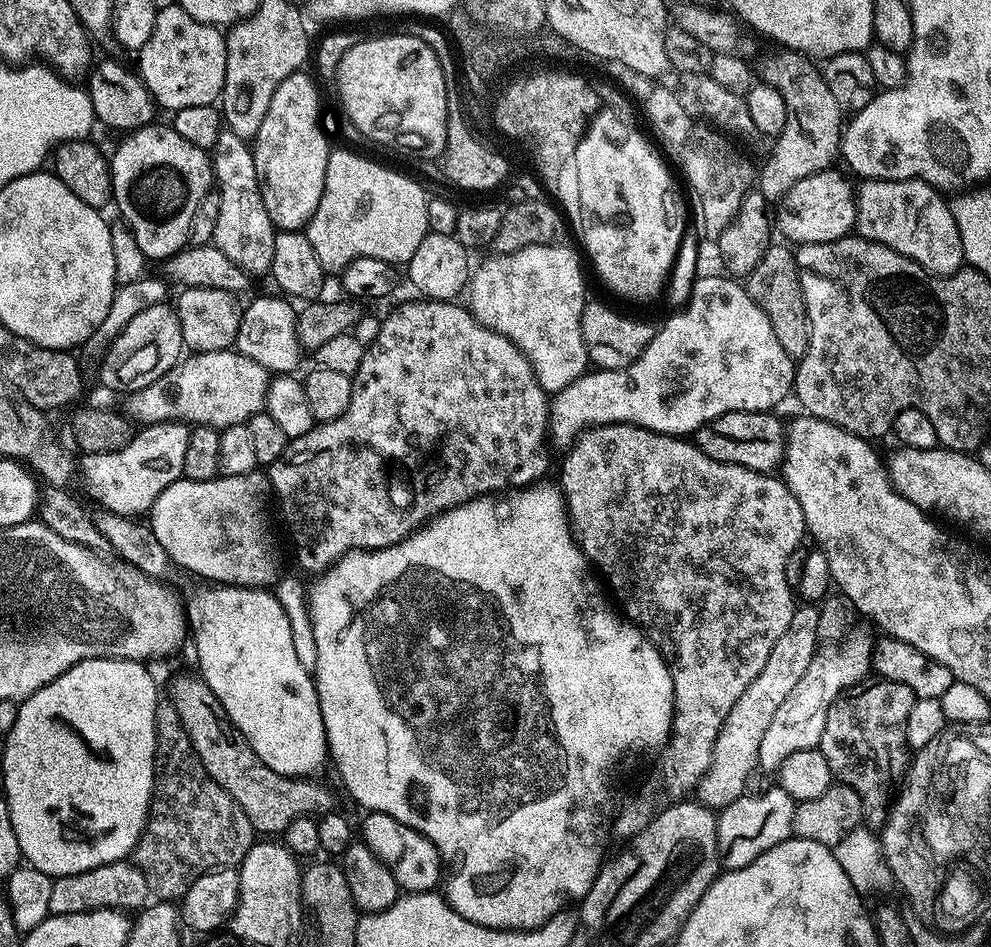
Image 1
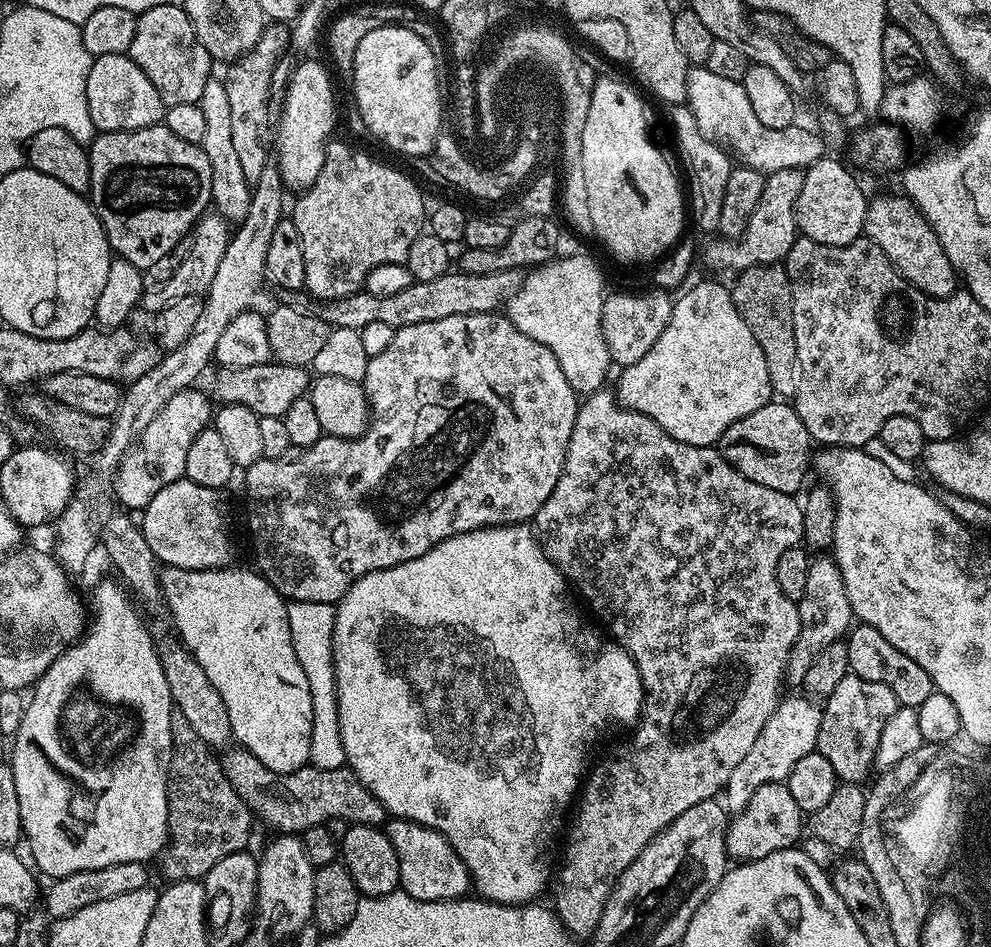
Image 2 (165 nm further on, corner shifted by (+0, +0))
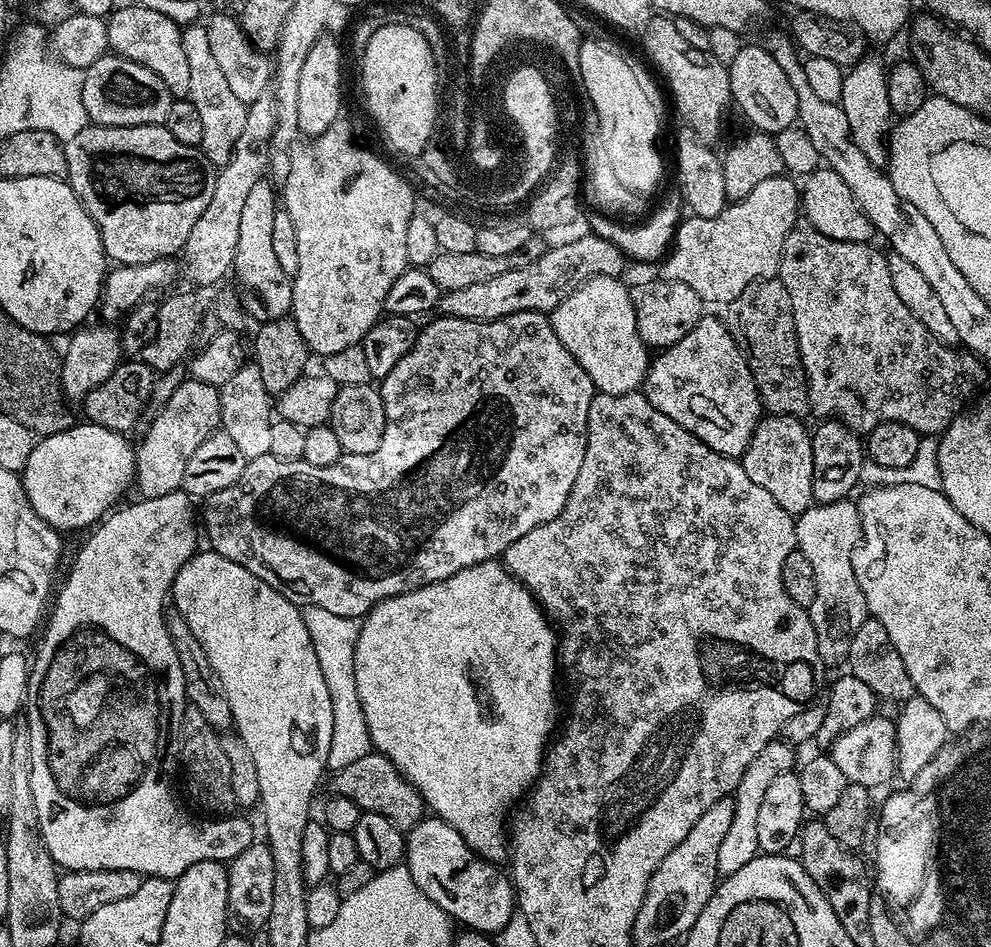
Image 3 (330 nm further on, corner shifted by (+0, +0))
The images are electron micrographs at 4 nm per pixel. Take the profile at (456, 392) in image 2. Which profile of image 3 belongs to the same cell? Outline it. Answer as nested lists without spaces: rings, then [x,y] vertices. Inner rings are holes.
[[[519,312],[490,322],[474,322],[473,320],[463,320],[462,318],[454,318],[443,314],[437,315],[437,317],[437,320],[429,319],[427,321],[429,324],[425,328],[423,325],[417,331],[414,346],[408,351],[406,358],[402,358],[402,362],[398,362],[398,366],[394,366],[394,370],[390,370],[390,374],[386,374],[386,378],[379,381],[378,387],[382,394],[382,402],[386,406],[386,430],[382,434],[382,443],[379,444],[378,450],[374,450],[374,454],[350,454],[346,452],[338,458],[338,462],[334,462],[334,466],[310,466],[305,460],[283,460],[277,456],[269,455],[259,456],[247,461],[242,470],[242,478],[238,478],[238,482],[234,482],[234,486],[226,486],[226,490],[218,490],[218,494],[207,497],[203,501],[202,528],[206,533],[206,540],[212,543],[209,544],[211,551],[222,554],[222,558],[230,558],[230,562],[238,562],[238,566],[250,570],[250,574],[254,574],[254,578],[262,578],[262,582],[266,582],[266,586],[278,590],[278,594],[285,596],[291,604],[297,606],[322,606],[322,610],[330,610],[330,614],[363,618],[367,616],[369,610],[375,604],[382,602],[386,598],[412,592],[415,588],[445,580],[456,574],[458,570],[464,570],[475,564],[503,557],[505,550],[510,546],[510,542],[518,542],[518,538],[522,538],[522,534],[530,534],[530,530],[550,522],[550,518],[558,518],[562,506],[566,506],[566,498],[574,486],[574,478],[578,478],[578,469],[582,466],[582,458],[586,458],[586,434],[588,433],[590,402],[597,393],[596,387],[592,384],[590,374],[586,374],[586,370],[582,370],[582,366],[578,366],[574,354],[570,354],[570,350],[566,350],[566,346],[562,346],[562,342],[558,342],[558,334],[554,334],[552,321],[545,313]]]

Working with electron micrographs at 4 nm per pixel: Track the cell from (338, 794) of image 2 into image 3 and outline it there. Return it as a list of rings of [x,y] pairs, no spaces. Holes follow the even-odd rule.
[[[370,750],[358,762],[350,762],[350,766],[342,766],[342,770],[331,773],[331,791],[342,798],[350,798],[350,802],[358,805],[361,812],[377,812],[401,830],[413,828],[426,816],[424,799],[416,793],[416,787],[389,762],[381,752]]]

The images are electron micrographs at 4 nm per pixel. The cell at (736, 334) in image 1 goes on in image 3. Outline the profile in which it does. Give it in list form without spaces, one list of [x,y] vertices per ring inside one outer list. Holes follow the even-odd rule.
[[[711,314],[701,316],[694,330],[686,334],[686,338],[682,338],[674,346],[663,349],[657,356],[660,357],[657,360],[655,357],[649,363],[648,372],[644,375],[644,397],[658,410],[662,410],[666,418],[674,418],[678,426],[697,436],[706,446],[710,446],[710,450],[723,456],[743,457],[752,431],[762,419],[762,405],[756,383],[750,374],[750,366],[728,332],[723,319],[716,317],[715,320]]]

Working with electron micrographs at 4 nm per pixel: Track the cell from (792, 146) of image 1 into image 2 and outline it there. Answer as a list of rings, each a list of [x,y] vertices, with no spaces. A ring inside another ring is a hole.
[[[794,168],[770,173],[764,181],[762,198],[758,198],[758,207],[750,217],[750,226],[746,226],[743,236],[733,242],[723,238],[712,238],[704,252],[704,260],[720,272],[739,274],[747,268],[759,264],[778,264],[790,254],[790,246],[798,239],[796,226],[796,203],[798,194],[802,194],[804,169]]]

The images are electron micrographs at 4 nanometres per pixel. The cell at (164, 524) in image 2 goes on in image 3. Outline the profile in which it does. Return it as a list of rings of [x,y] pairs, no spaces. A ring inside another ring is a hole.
[[[177,490],[170,494],[162,494],[162,498],[154,498],[153,500],[137,499],[137,504],[125,503],[123,506],[117,507],[115,511],[104,517],[87,533],[88,541],[80,548],[80,553],[72,560],[72,569],[68,572],[68,577],[64,580],[64,585],[59,585],[58,591],[55,593],[54,599],[50,604],[50,611],[46,616],[46,623],[43,625],[44,637],[40,640],[40,645],[36,648],[36,657],[32,656],[30,660],[30,671],[28,674],[27,695],[26,695],[26,719],[28,722],[28,749],[30,750],[30,789],[33,791],[34,806],[37,812],[37,829],[39,839],[48,852],[50,858],[56,866],[69,872],[77,872],[78,870],[134,870],[140,873],[141,877],[160,876],[164,880],[175,881],[176,877],[182,875],[186,870],[190,870],[190,866],[194,866],[194,862],[206,862],[207,860],[219,860],[227,862],[238,858],[238,854],[242,854],[242,850],[246,850],[246,846],[250,846],[257,839],[256,832],[252,829],[252,824],[244,816],[236,816],[237,814],[224,814],[219,818],[204,818],[208,820],[195,820],[182,805],[176,801],[176,792],[172,789],[172,764],[174,768],[174,753],[177,751],[176,735],[178,734],[178,726],[180,719],[186,707],[184,699],[184,679],[182,678],[182,666],[178,663],[178,654],[174,651],[174,644],[170,642],[170,636],[166,630],[166,607],[164,608],[164,600],[169,599],[172,591],[172,583],[178,574],[178,570],[182,570],[182,566],[186,566],[189,558],[196,555],[198,545],[196,543],[202,540],[202,532],[198,527],[198,516],[192,513],[193,497],[189,496],[183,490]]]

